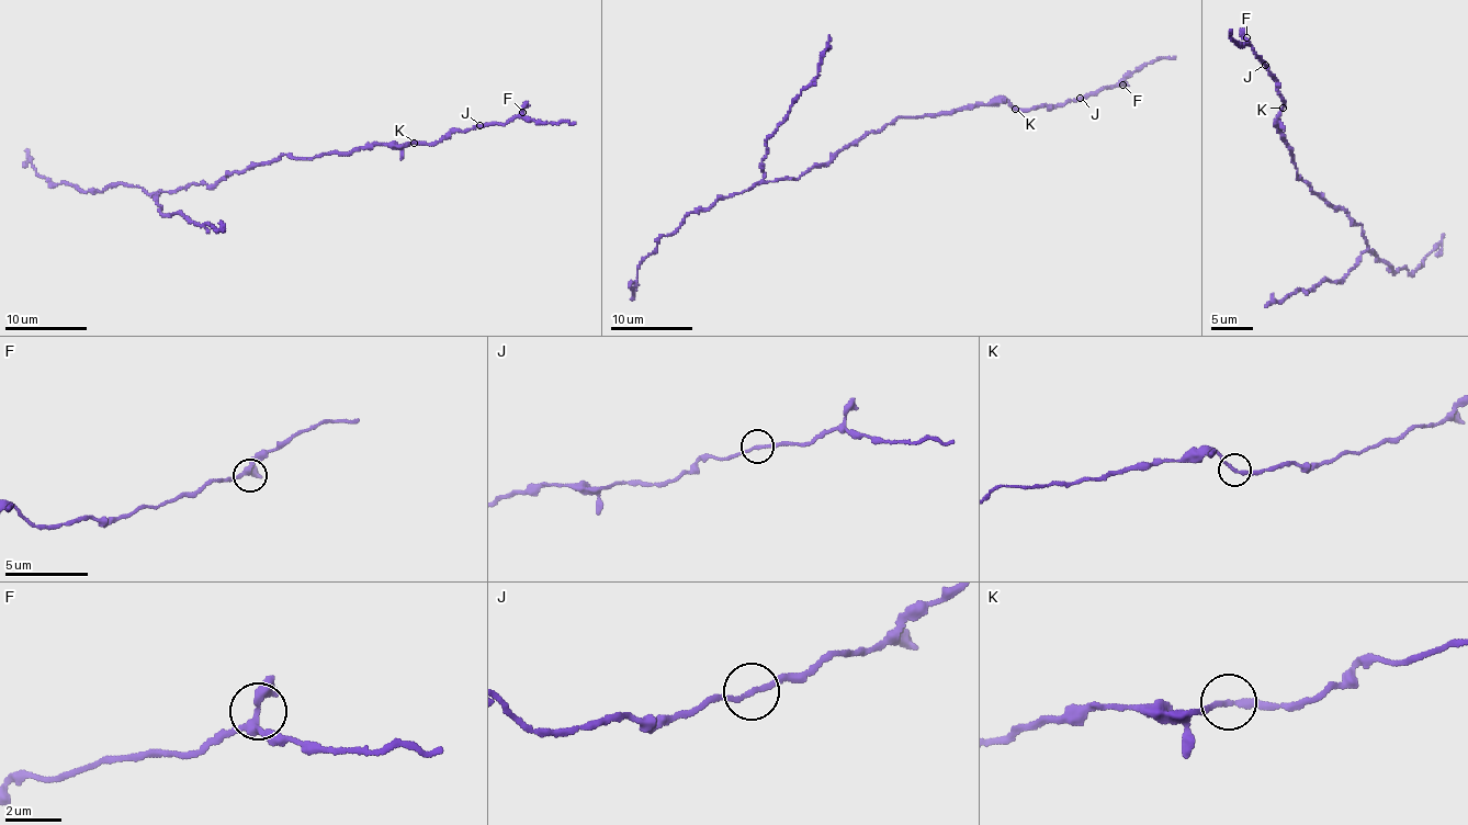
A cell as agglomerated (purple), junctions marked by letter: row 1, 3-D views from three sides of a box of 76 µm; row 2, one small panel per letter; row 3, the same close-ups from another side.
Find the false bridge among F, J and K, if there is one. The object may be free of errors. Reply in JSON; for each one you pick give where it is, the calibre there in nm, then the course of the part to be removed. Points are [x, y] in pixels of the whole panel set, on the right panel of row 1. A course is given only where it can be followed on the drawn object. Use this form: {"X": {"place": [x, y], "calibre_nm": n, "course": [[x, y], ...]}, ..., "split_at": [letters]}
{"K": {"place": [1283, 108], "calibre_nm": 190, "course": [[1283, 109], [1276, 126], [1290, 148], [1296, 179], [1361, 224], [1370, 252], [1389, 271], [1420, 267], [1444, 234]]}, "split_at": ["K"]}

